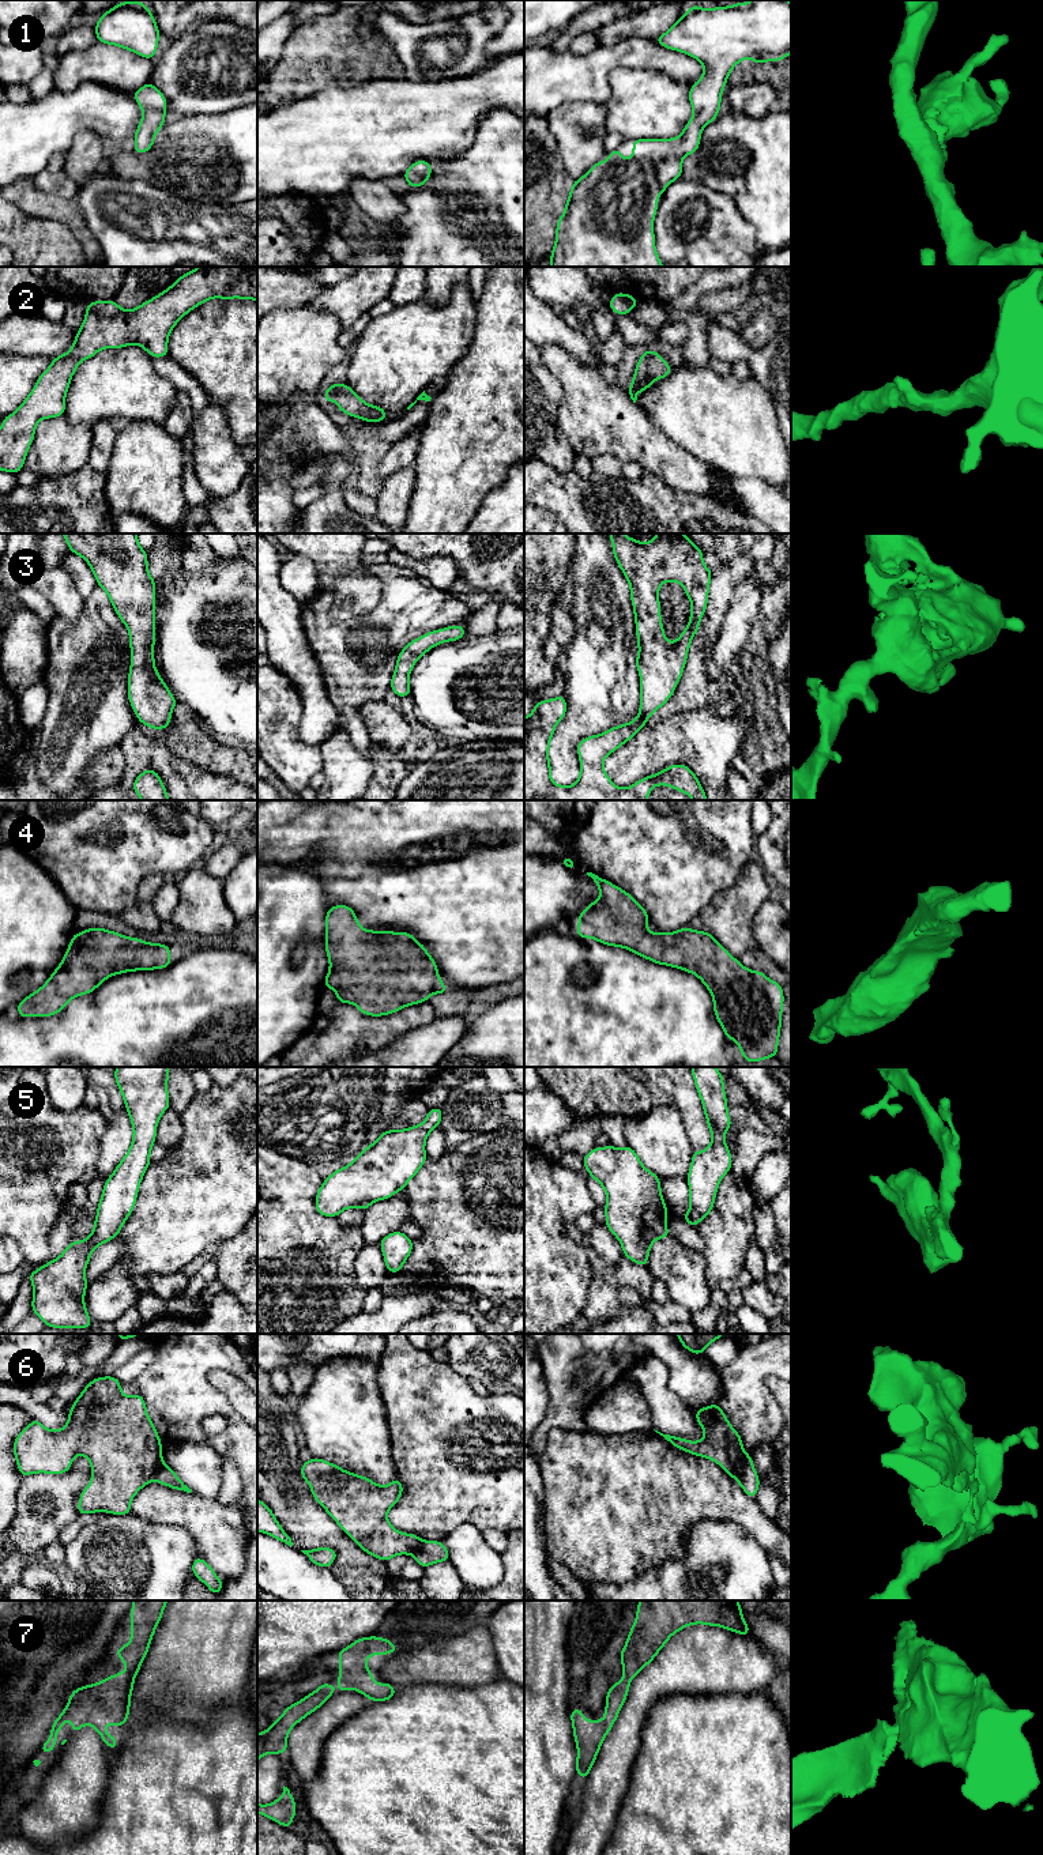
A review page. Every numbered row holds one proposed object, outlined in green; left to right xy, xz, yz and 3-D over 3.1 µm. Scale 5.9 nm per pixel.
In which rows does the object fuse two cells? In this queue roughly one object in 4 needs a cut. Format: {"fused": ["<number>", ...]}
{"fused": ["6"]}

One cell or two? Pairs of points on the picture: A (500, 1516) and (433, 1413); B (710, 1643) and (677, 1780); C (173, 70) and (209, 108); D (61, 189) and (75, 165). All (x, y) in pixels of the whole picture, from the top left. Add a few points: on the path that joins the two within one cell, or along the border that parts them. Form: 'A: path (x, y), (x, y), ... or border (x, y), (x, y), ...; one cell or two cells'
A: path (484, 1490), (462, 1469), (460, 1460), (441, 1439); one cell
B: border (729, 1692), (673, 1693), (666, 1697); two cells
C: path (173, 83), (174, 91), (187, 104), (195, 104); one cell
D: border (67, 150), (64, 174), (79, 184); two cells

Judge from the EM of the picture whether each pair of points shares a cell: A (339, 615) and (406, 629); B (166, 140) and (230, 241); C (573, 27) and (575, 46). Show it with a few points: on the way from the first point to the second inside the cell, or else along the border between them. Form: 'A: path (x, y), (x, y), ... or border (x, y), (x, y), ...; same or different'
A: border (377, 600), (347, 619), (328, 615); different
B: border (240, 204), (207, 206); different
C: border (592, 30), (579, 33), (567, 48); different

